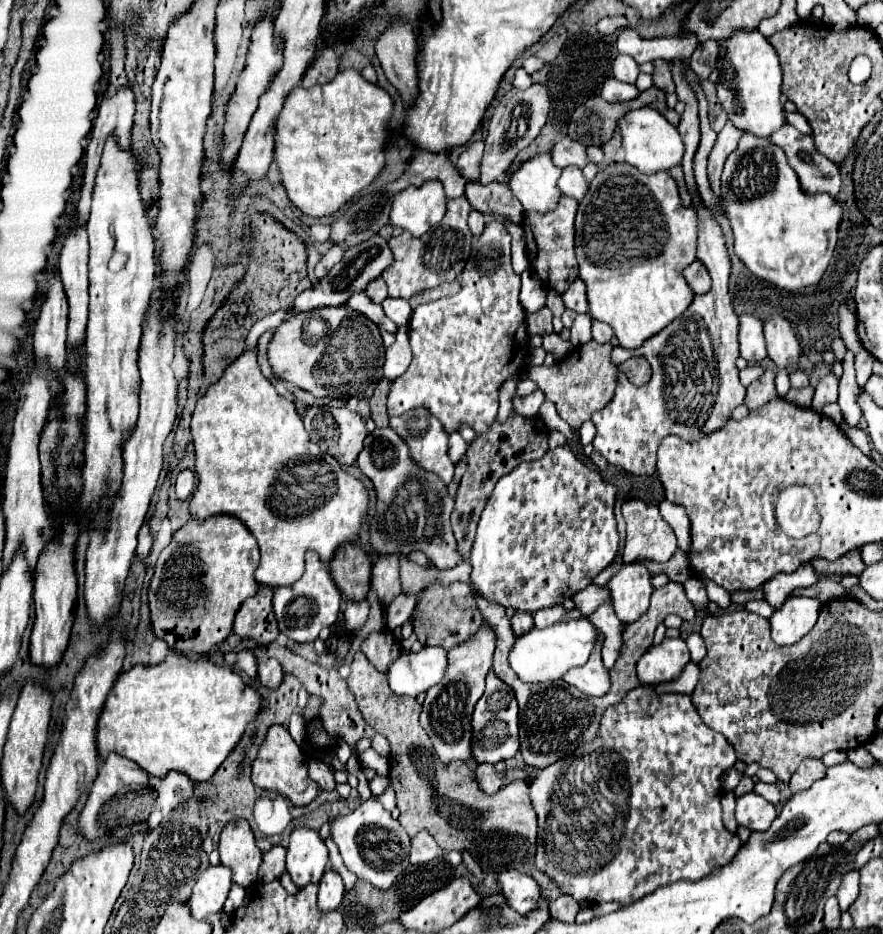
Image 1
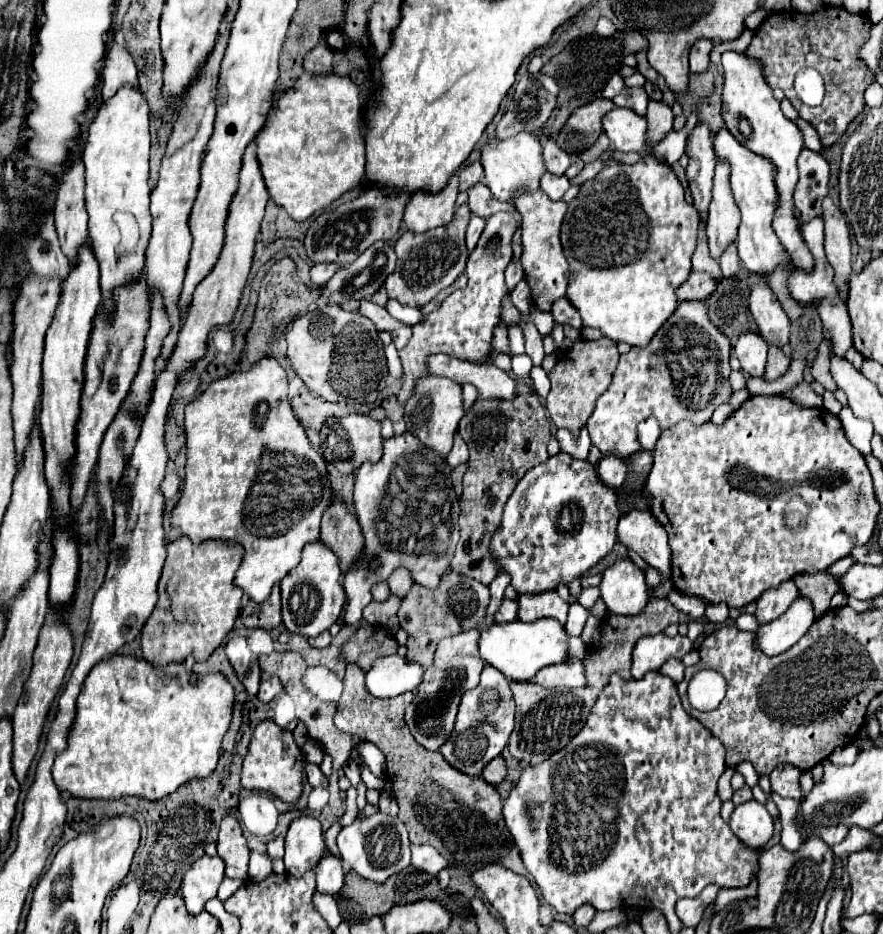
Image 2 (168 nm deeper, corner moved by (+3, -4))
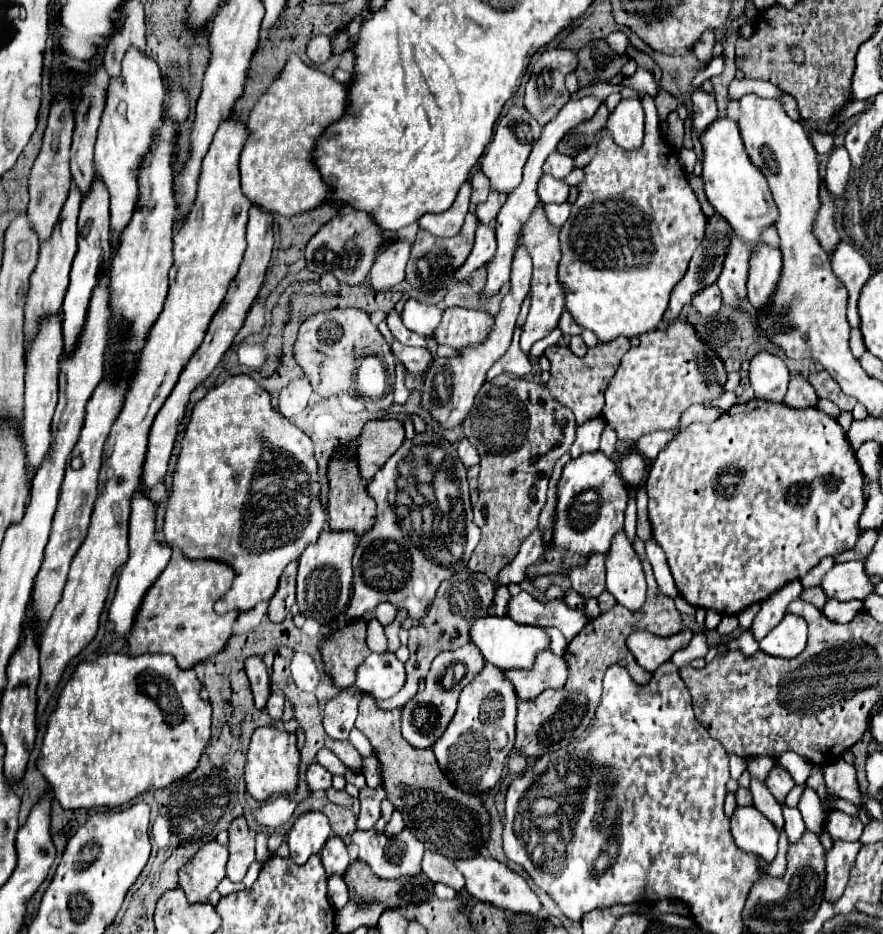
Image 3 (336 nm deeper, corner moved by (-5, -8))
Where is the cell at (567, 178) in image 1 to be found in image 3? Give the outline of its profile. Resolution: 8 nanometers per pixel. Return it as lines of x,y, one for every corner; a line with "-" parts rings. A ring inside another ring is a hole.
544,175
538,183
538,197
542,203
564,203
568,199
570,187
556,177

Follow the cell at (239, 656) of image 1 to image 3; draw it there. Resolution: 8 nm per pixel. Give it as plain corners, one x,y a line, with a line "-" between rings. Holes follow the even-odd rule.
250,655
244,659
244,671
248,675
248,681
252,685
252,695
256,701
256,709
264,709
268,695
270,695
270,677
266,673
266,665
262,657

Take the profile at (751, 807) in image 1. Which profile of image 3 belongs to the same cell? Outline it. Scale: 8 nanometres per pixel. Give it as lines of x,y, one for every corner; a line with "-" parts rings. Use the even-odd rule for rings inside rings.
754,805
736,807
730,821
732,821
732,837
740,849
756,853
766,861
772,861
776,857
778,829

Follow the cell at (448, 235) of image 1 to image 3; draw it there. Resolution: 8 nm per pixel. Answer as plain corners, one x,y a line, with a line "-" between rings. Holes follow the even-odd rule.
468,213
464,225
462,225
462,231
450,239
440,239
440,237
426,233
426,231
418,231
416,241
412,243
412,255
410,255
410,261
406,267
406,279
404,281
412,289
418,289
420,293
436,293
438,289
448,287
454,281
456,269
460,269
460,265
464,265
466,257
472,251
474,233
476,233
478,223
480,223
478,217
474,213

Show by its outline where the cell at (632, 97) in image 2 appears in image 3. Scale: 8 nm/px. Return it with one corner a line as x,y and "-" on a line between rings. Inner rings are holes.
644,95
642,105
646,113
646,135
642,147
636,151
624,151
614,149
610,137
600,139
596,157
584,167
586,177
578,185
580,195
560,231
562,261
558,275
566,289
566,309
578,325
594,331
600,341
612,341
618,335
640,337
658,329
668,309
668,297
680,277
684,277
692,251
704,239
708,221
686,181
676,151
664,141
654,99

